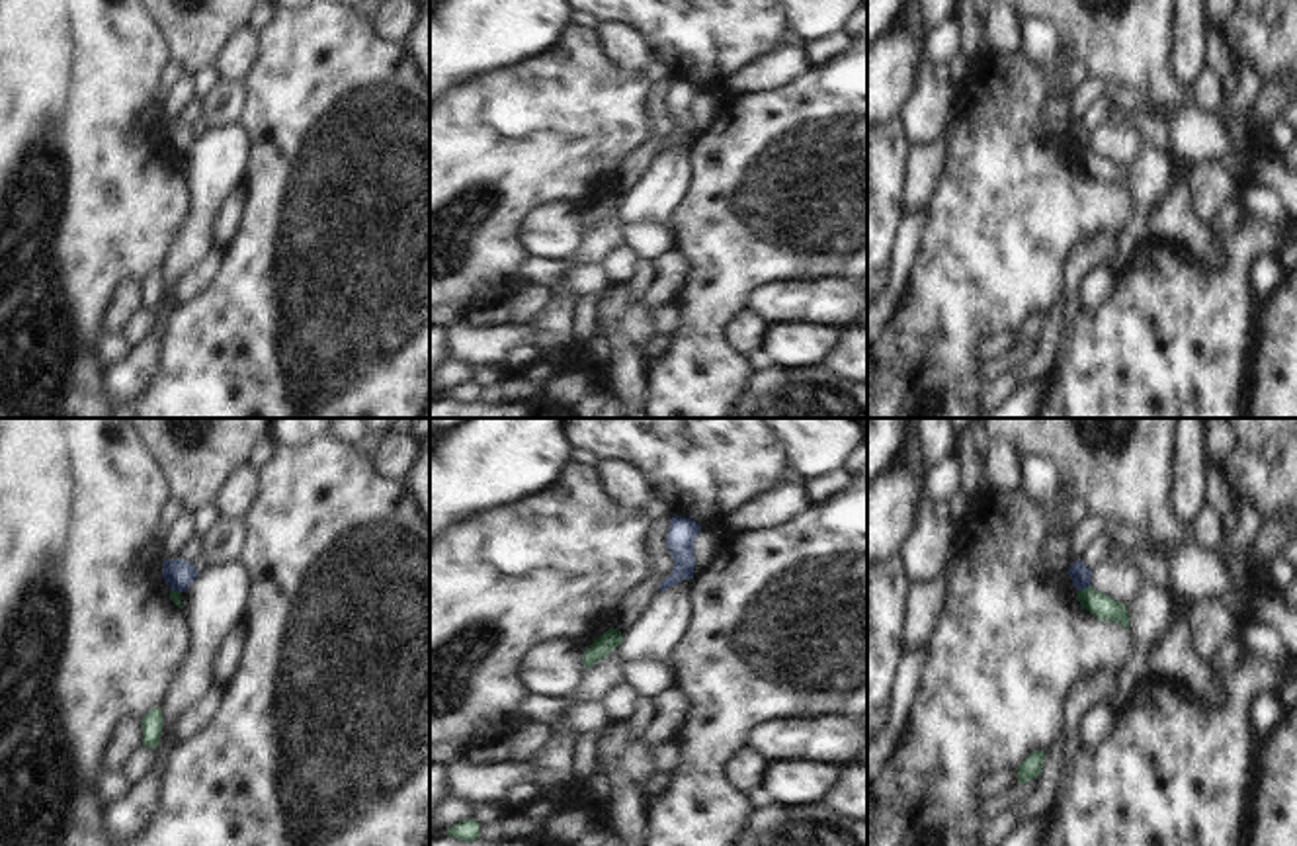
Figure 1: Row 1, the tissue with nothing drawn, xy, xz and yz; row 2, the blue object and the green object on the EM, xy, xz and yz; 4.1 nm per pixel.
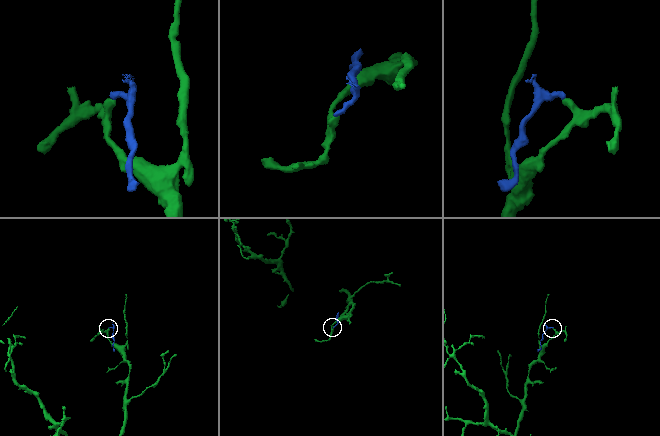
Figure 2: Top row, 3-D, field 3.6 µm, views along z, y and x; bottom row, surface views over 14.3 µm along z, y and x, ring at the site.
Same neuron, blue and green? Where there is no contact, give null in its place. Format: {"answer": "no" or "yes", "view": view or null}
{"answer": "no", "view": "yz"}

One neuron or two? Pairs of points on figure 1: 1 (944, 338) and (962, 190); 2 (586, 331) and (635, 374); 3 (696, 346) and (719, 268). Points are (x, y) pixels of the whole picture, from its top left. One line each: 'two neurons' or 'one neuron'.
1: one neuron
2: two neurons
3: one neuron

